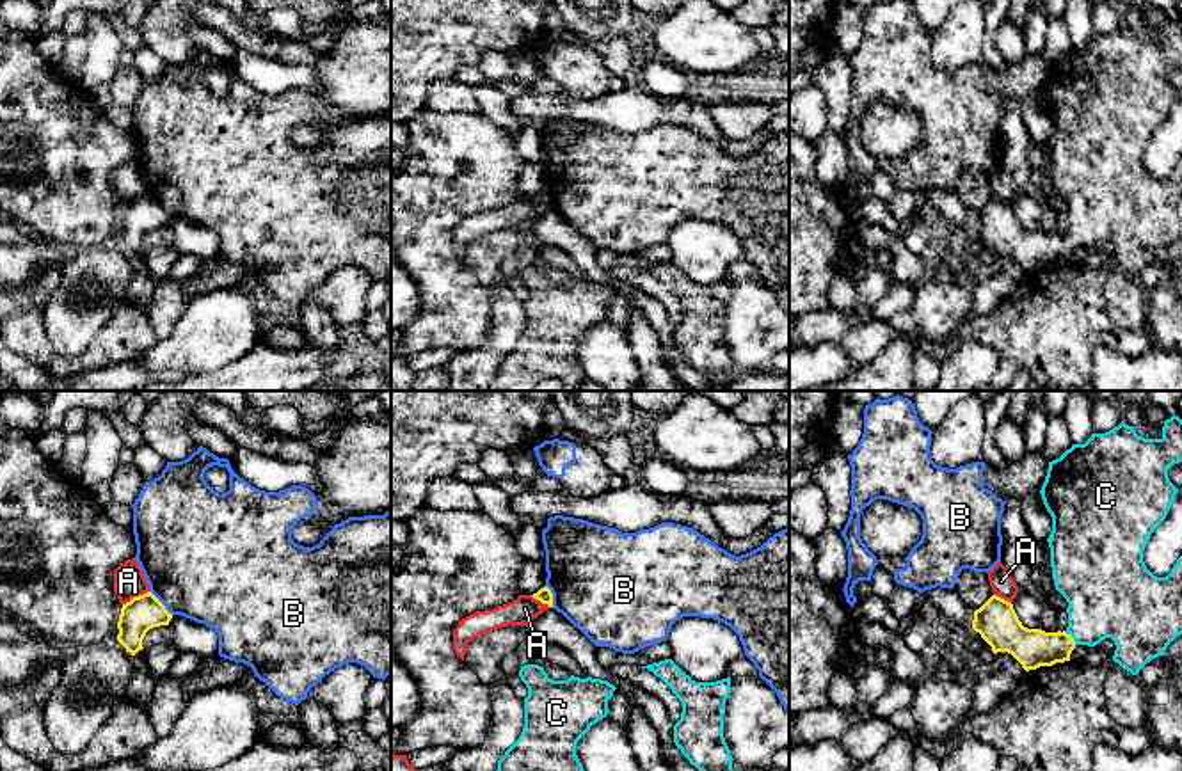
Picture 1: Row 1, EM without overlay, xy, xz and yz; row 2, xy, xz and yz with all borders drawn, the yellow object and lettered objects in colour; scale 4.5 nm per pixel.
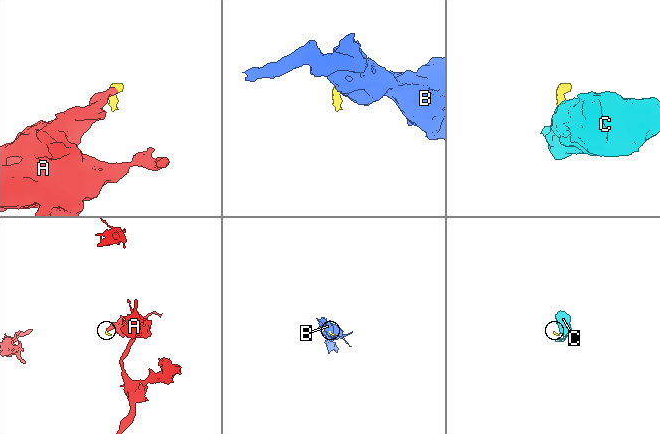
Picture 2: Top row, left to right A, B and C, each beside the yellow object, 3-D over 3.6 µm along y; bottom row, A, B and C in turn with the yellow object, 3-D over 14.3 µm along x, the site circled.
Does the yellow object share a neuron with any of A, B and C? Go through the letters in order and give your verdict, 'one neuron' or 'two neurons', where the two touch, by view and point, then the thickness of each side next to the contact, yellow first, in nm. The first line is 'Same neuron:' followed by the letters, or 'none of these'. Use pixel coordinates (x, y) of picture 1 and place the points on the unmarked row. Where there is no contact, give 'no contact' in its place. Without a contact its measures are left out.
Same neuron: C
A: two neurons; contact xy (135, 199); calibres 160 and 140 nm
B: two neurons; contact xy (160, 205); calibres 160 and 500 nm
C: one neuron; contact yz (1070, 238); calibres 180 and 380 nm

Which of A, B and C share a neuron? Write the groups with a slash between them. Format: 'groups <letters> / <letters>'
groups A / B / C

